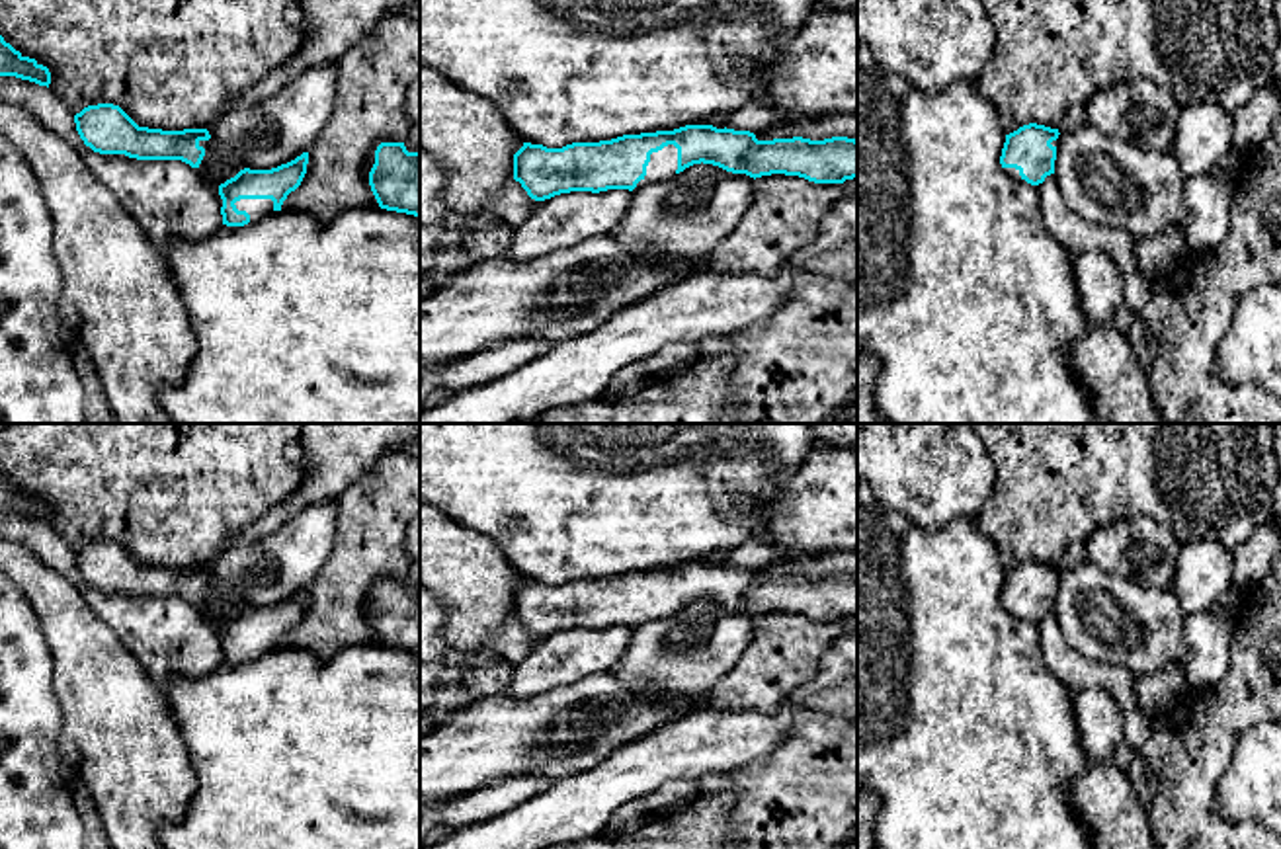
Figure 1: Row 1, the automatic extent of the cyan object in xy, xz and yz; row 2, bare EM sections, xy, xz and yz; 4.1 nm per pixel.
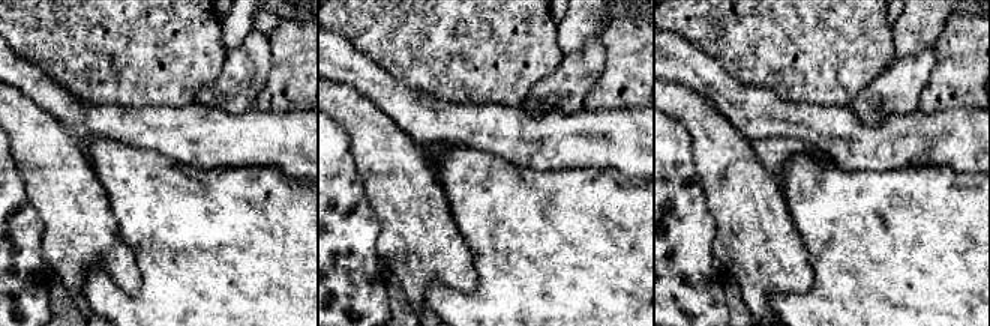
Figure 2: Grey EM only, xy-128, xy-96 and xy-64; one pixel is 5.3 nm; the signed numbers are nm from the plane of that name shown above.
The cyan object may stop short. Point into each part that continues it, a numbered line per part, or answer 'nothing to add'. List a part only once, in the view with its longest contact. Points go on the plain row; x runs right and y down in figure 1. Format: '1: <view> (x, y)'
1: xz (662, 602)

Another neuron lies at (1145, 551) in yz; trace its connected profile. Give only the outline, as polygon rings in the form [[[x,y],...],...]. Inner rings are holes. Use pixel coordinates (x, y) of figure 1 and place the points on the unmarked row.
[[[1140,515],[1097,529],[1084,546],[1088,560],[1109,574],[1170,587],[1181,545],[1168,525]]]

